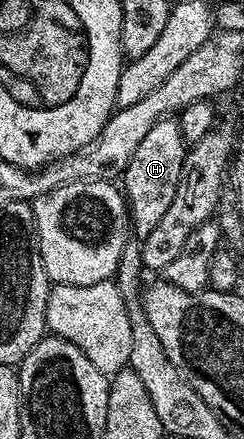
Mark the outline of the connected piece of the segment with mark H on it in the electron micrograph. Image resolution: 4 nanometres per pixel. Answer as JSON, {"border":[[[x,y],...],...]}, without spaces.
{"border":[[[172,117],[160,119],[158,125],[154,125],[154,129],[146,133],[146,137],[142,137],[142,145],[134,149],[134,157],[130,157],[122,176],[122,190],[130,214],[130,231],[135,238],[137,235],[137,240],[143,241],[150,233],[154,233],[154,228],[157,227],[158,221],[162,221],[166,209],[170,209],[178,177],[182,177],[185,154],[186,144],[179,122]]]}

